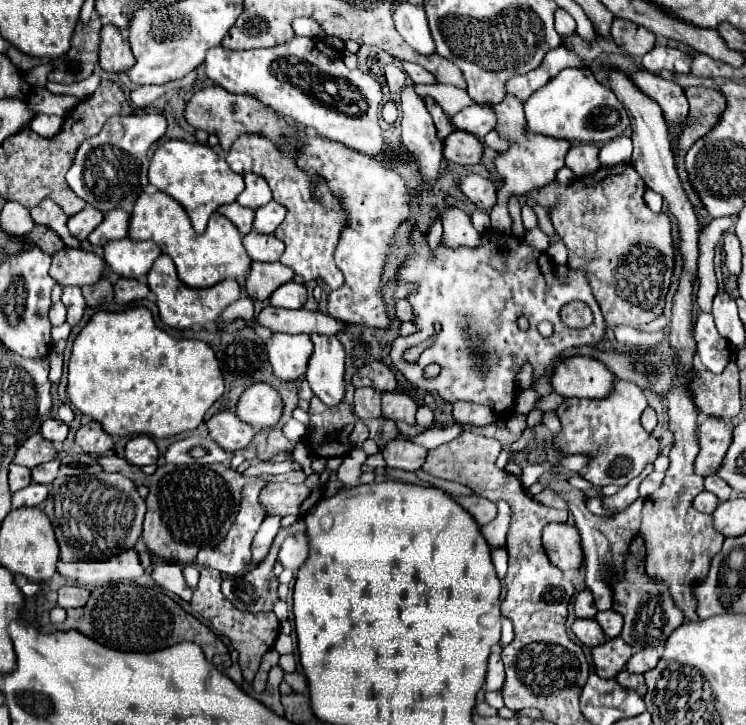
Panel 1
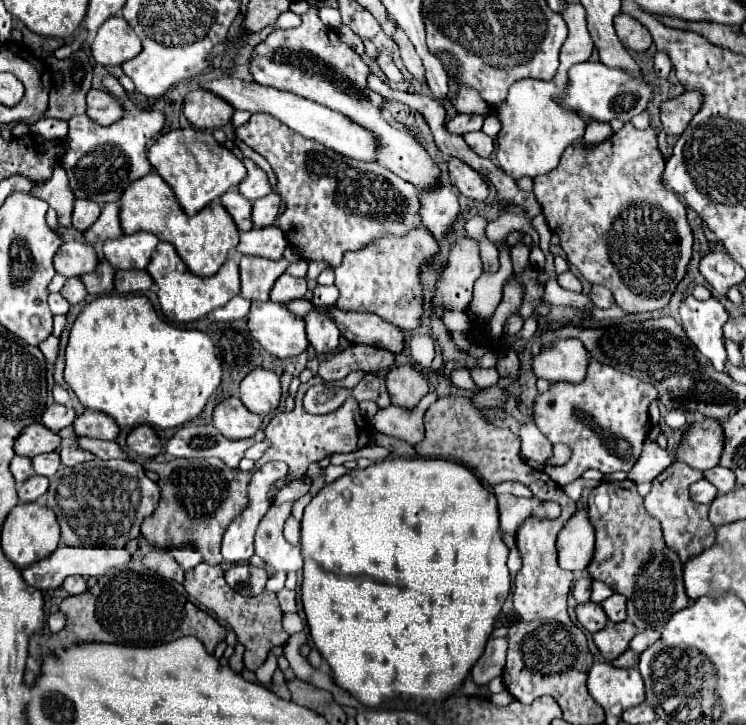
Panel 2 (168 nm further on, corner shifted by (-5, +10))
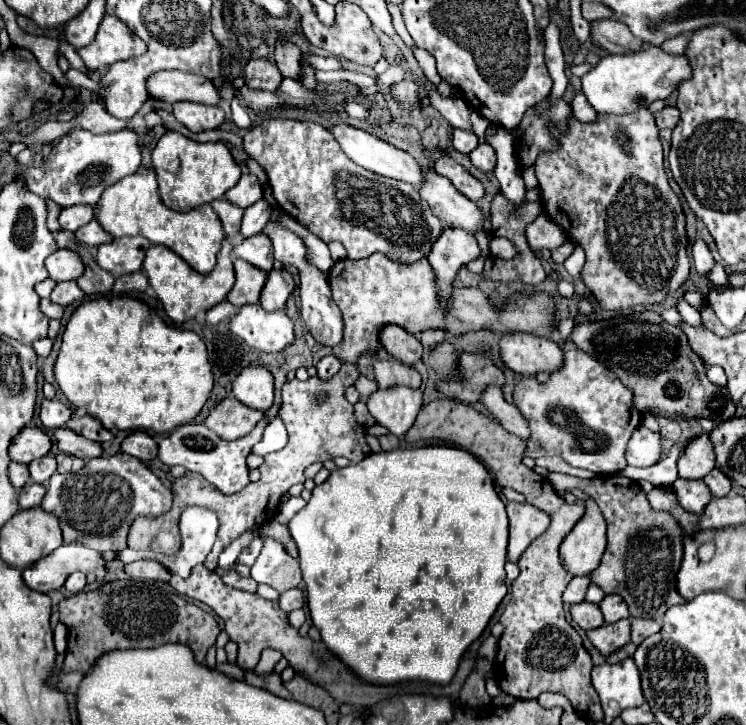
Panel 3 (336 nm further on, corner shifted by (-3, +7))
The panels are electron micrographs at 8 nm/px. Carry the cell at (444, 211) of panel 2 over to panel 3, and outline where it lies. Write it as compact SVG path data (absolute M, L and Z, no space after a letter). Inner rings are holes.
M444 228L440 240L436 240L430 256L428 256L428 262L434 270L434 276L436 276L436 296L438 296L438 302L442 306L444 312L450 310L450 298L452 298L452 292L454 292L454 278L456 278L456 272L460 270L460 266L464 266L466 262L472 262L480 256L480 246L476 242L476 238L470 234L470 232L462 232L460 228Z

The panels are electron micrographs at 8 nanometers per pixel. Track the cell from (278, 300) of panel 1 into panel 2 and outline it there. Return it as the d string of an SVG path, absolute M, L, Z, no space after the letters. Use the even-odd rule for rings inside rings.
M284 273L274 283L270 299L278 301L278 303L288 303L288 301L294 301L294 299L302 299L306 295L306 291L308 291L306 279L296 279L296 277Z

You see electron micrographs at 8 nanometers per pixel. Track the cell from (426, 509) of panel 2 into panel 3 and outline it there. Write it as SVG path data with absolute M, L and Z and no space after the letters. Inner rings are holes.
M434 444L434 446L422 446L422 448L396 448L396 450L388 450L388 452L376 452L376 454L370 454L366 456L364 460L360 460L358 464L350 464L350 466L344 466L344 468L338 468L334 472L330 472L328 480L320 486L314 486L312 490L312 498L308 500L308 504L304 506L304 510L296 512L296 516L288 522L288 530L290 530L290 536L294 538L296 546L298 546L298 552L300 552L300 568L302 568L302 576L304 576L304 582L306 582L306 590L308 590L308 608L310 608L310 616L312 616L312 622L314 626L320 630L322 634L322 640L324 644L348 666L352 668L352 672L356 672L362 680L368 680L370 684L382 684L382 686L388 686L388 684L398 684L398 682L408 682L408 680L428 680L428 682L434 682L434 684L448 684L452 680L452 676L456 674L456 668L458 668L458 662L462 658L462 654L466 652L466 648L484 632L488 620L492 618L492 614L496 612L498 604L502 602L502 598L506 596L506 572L504 572L504 564L507 562L507 545L508 545L508 516L506 516L506 508L504 508L504 502L500 500L496 488L494 488L494 480L490 476L490 472L484 468L484 464L480 460L476 460L470 452L464 452L462 448L452 448L452 446L446 446L446 444Z

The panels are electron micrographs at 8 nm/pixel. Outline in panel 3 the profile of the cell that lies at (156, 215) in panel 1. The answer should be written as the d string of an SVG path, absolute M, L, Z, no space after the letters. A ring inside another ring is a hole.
M136 172L108 186L102 192L100 200L96 202L96 208L98 212L94 218L114 238L140 234L148 238L152 244L162 244L166 248L172 248L196 272L202 272L202 274L208 274L216 264L216 254L224 240L224 230L220 228L220 220L216 212L210 208L210 204L202 204L200 208L194 208L190 212L168 210L158 198L158 182L154 172L148 172L148 174Z

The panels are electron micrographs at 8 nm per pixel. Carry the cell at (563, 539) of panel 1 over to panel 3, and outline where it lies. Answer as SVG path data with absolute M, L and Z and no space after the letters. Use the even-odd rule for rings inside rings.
M588 498L584 504L586 514L560 546L562 564L574 576L590 574L594 568L598 568L606 548L606 522L602 512L592 498Z

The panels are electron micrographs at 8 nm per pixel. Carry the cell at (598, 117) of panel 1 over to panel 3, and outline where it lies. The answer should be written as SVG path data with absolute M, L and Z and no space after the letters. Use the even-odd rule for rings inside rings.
M650 46L624 56L604 56L596 68L592 68L586 76L582 76L582 90L598 114L626 114L646 108L658 98L668 98L672 90L678 88L678 84L690 78L692 78L692 66L684 54L668 54L658 46Z

